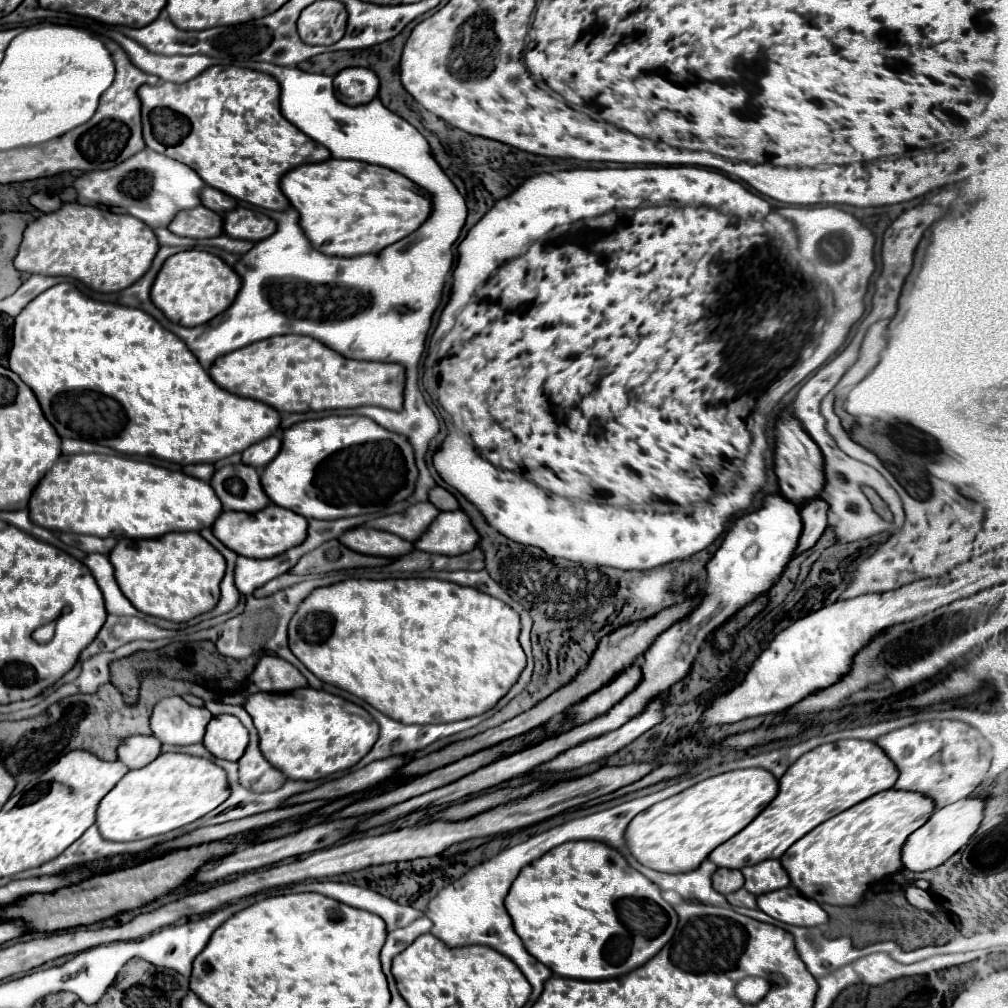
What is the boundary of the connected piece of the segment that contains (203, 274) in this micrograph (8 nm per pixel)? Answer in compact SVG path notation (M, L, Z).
M188 249L166 259L166 265L162 265L156 275L150 299L170 321L184 327L196 327L222 313L234 301L238 289L240 277L220 257L198 249Z

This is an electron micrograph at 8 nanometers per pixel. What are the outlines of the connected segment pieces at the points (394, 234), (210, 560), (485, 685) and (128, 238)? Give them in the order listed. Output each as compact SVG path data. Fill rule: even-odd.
M328 159L302 165L282 177L282 193L300 213L300 227L324 255L354 257L378 253L416 231L430 215L430 193L404 175L362 161Z
M166 533L154 539L120 539L114 551L110 551L110 563L114 563L114 577L118 579L118 587L122 587L122 593L126 599L130 599L130 603L134 603L134 607L146 615L174 623L190 621L216 607L220 599L218 585L226 569L224 557L198 533Z
M348 579L340 581L328 587L314 589L298 607L294 617L288 625L288 643L290 651L306 665L308 671L312 671L320 681L332 683L372 707L378 707L384 715L390 715L390 719L398 719L400 723L450 723L450 721L462 721L468 717L482 715L490 711L500 697L504 697L510 687L518 681L522 669L526 667L526 655L518 643L520 635L520 619L518 613L510 611L510 607L478 589L462 587L448 581L438 579L384 579L384 581L368 581L368 579Z
M64 203L58 211L40 215L26 227L14 267L22 273L72 277L94 291L116 293L130 287L148 271L158 247L154 231L130 215Z

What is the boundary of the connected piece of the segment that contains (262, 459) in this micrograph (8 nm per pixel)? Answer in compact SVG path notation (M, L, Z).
M270 435L268 439L248 447L246 451L242 451L242 461L246 465L252 465L256 469L264 469L266 463L270 463L270 459L274 459L274 455L278 455L282 443L278 435Z

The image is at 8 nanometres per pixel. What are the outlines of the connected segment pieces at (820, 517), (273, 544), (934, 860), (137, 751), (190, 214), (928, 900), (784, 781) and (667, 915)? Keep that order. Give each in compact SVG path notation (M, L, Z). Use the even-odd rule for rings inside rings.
M810 499L810 503L806 503L806 507L800 507L800 517L802 517L802 535L800 535L800 543L796 549L796 555L810 549L820 535L826 529L826 511L828 505L824 503L824 499Z
M270 503L266 509L262 509L258 513L222 511L222 515L212 525L214 535L228 549L232 549L236 555L254 557L254 559L274 557L274 555L280 555L280 553L300 545L306 539L306 529L308 529L308 521L302 515L288 511L284 507L276 507L274 503Z
M966 797L966 799L960 799L960 801L952 803L952 805L936 809L932 813L932 817L908 837L908 841L906 841L904 849L902 849L904 867L912 872L923 872L942 865L978 829L980 821L982 821L982 811L984 811L984 801L978 799L978 797Z
M132 735L118 745L118 761L130 769L140 769L154 761L160 753L160 741L152 735Z
M202 205L190 209L190 211L180 211L174 217L174 223L170 223L170 231L180 235L180 237L194 237L194 239L204 239L204 237L218 237L222 235L222 217Z
M906 887L905 896L908 903L914 905L916 909L920 909L920 911L930 911L930 913L938 911L931 894L928 895L927 891L919 887Z
M844 739L804 753L780 779L780 791L766 809L738 835L718 845L708 859L718 867L742 869L764 859L780 859L784 851L826 819L850 809L874 793L894 787L898 771L886 753L872 741Z
M598 841L558 845L526 865L510 887L506 909L530 955L562 977L586 981L616 979L642 967L674 937L678 925L678 915L672 905L662 899L658 885L632 869L616 849Z

